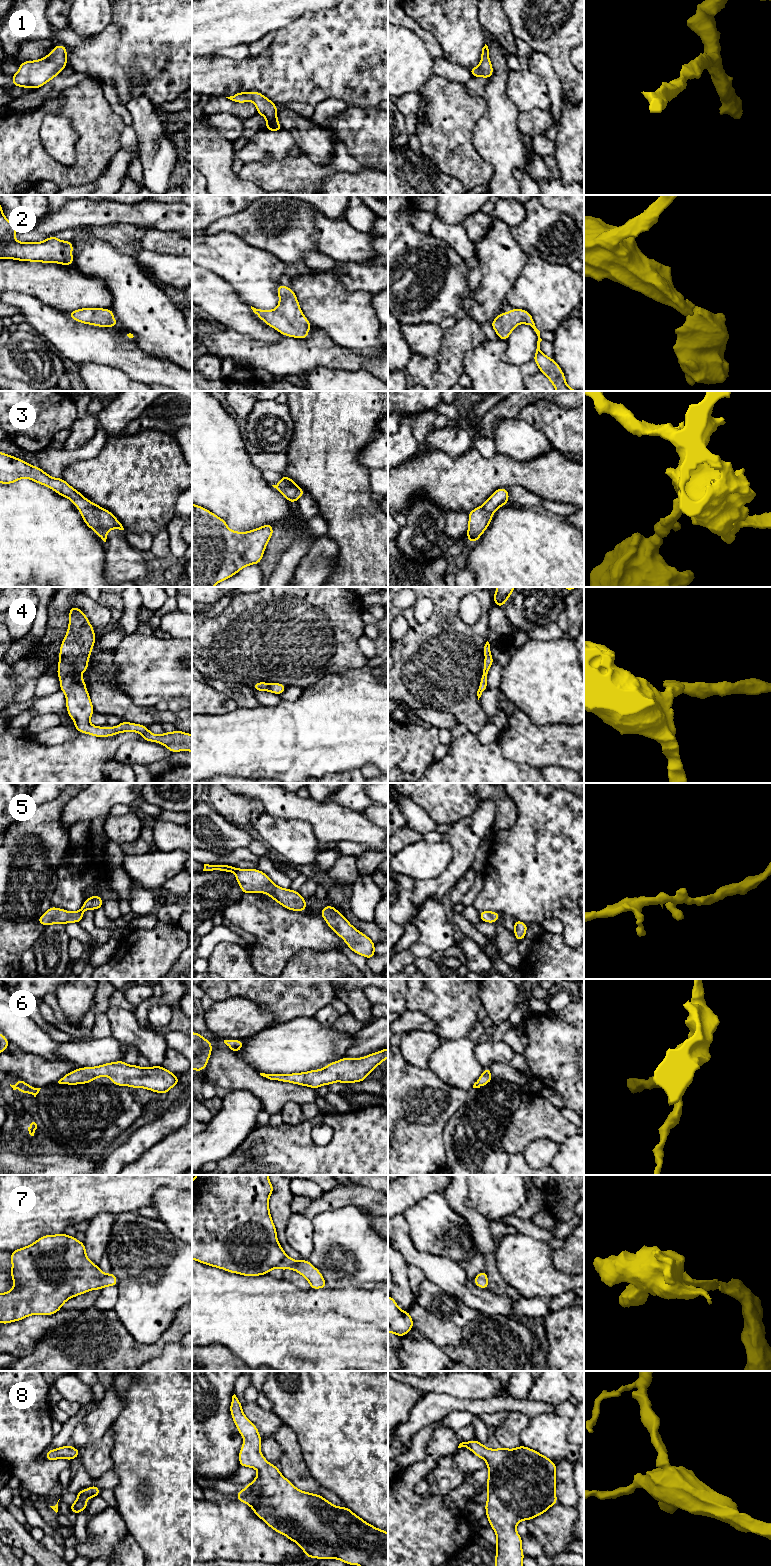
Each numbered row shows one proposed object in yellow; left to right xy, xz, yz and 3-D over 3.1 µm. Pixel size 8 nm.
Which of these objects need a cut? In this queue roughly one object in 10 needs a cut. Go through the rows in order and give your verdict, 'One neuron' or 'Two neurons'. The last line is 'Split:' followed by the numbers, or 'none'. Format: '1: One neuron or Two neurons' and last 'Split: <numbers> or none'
1: One neuron
2: One neuron
3: One neuron
4: One neuron
5: One neuron
6: One neuron
7: One neuron
8: One neuron
Split: none

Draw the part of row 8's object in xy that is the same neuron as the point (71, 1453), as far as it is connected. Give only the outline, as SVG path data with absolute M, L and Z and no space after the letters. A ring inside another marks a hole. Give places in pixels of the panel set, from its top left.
M70 1444L65 1445L60 1448L55 1448L53 1450L48 1450L45 1454L47 1461L54 1461L56 1459L65 1458L68 1461L78 1457L80 1455L80 1450L71 1447Z

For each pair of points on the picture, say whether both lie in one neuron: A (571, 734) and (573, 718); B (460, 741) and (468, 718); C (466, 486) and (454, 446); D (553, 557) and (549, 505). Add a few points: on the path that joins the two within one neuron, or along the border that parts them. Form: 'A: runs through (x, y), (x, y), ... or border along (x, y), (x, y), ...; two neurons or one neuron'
A: border along (549, 723), (564, 723), (573, 726); two neurons
B: border along (459, 723), (476, 735); two neurons
C: border along (472, 446), (455, 456), (434, 449); two neurons
D: border along (548, 513), (560, 518); two neurons

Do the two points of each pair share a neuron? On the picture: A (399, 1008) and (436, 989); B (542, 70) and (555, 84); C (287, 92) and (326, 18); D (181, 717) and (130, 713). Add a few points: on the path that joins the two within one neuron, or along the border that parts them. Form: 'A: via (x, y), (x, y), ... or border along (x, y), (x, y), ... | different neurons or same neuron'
A: border along (408, 989), (406, 993), (406, 1009) | different neurons
B: via (545, 73), (552, 81) | same neuron
C: via (296, 74), (326, 44), (326, 36) | same neuron
D: via (168, 716), (143, 715) | same neuron

